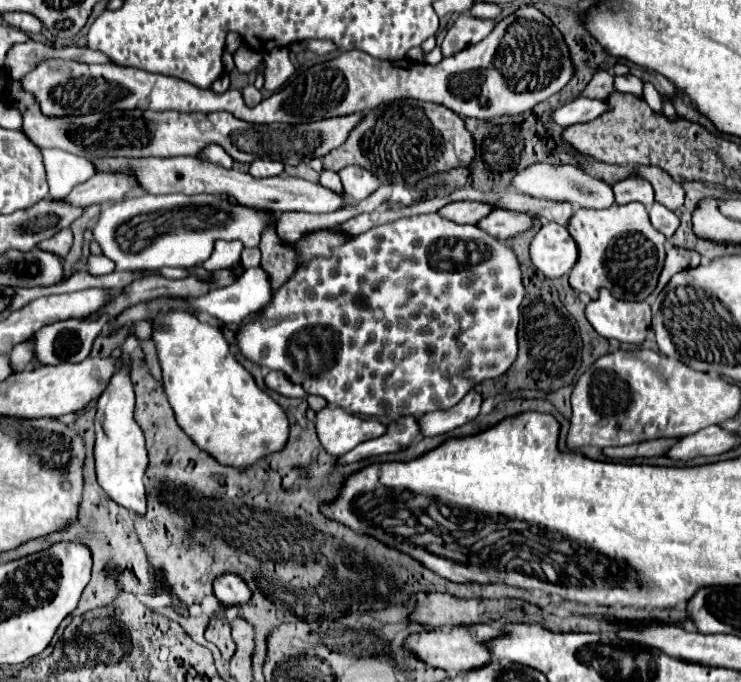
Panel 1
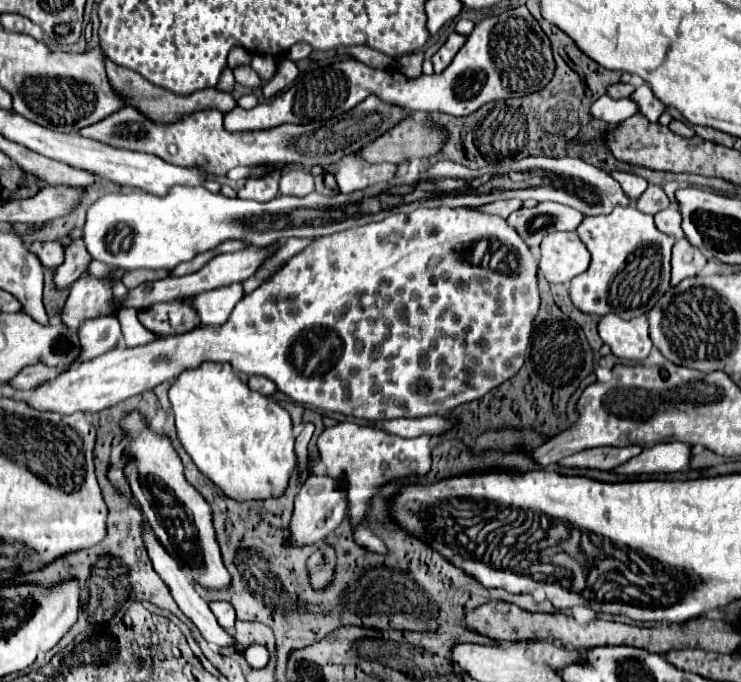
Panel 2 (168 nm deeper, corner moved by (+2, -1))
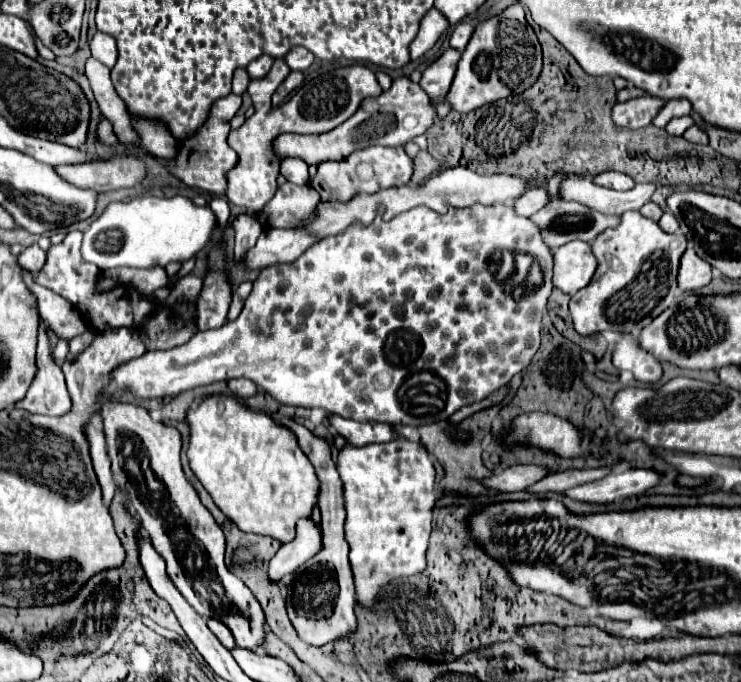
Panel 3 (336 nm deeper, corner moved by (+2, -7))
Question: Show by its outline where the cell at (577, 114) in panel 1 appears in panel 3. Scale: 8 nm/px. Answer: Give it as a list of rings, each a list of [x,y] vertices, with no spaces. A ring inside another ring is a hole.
[[[642,96],[628,102],[616,102],[612,108],[612,120],[620,128],[638,130],[652,122],[652,118],[658,114],[662,104],[664,100],[654,96]]]

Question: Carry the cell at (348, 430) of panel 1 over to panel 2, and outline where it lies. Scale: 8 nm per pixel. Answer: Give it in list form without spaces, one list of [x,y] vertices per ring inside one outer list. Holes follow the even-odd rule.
[[[340,422],[334,428],[326,428],[318,438],[320,460],[326,466],[326,474],[332,480],[342,480],[346,484],[346,502],[348,502],[348,520],[352,526],[354,542],[368,552],[388,554],[388,548],[382,538],[378,538],[368,526],[362,522],[368,518],[368,504],[376,494],[376,488],[396,480],[398,476],[426,476],[432,466],[432,448],[430,436],[418,438],[398,438],[394,434],[386,434],[374,426],[358,426],[352,422]]]

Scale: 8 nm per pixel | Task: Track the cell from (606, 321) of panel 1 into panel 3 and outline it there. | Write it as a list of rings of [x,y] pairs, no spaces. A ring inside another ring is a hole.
[[[620,334],[612,362],[618,370],[630,370],[640,382],[654,384],[662,376],[662,366],[658,364],[658,360],[650,352],[642,350],[638,338],[632,334]]]

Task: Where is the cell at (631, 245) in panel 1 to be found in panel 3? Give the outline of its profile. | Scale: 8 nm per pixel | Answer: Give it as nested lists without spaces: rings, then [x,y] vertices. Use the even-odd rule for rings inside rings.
[[[624,212],[622,220],[614,228],[606,228],[600,232],[596,240],[590,244],[592,252],[598,260],[598,270],[590,284],[578,290],[570,300],[570,314],[574,320],[574,328],[578,334],[594,334],[602,330],[614,332],[630,332],[640,334],[644,326],[650,324],[652,318],[662,314],[670,304],[674,304],[676,294],[676,274],[682,252],[686,250],[686,236],[666,234],[660,226],[640,212]],[[640,276],[640,290],[632,290],[634,278]],[[622,298],[630,300],[634,306],[622,306]],[[620,300],[620,306],[614,306]],[[640,304],[640,306],[636,306]]]

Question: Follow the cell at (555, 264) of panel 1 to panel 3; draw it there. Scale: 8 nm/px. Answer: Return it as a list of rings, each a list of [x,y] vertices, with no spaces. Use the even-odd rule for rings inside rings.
[[[572,240],[554,252],[554,286],[566,294],[584,288],[596,270],[590,244]]]

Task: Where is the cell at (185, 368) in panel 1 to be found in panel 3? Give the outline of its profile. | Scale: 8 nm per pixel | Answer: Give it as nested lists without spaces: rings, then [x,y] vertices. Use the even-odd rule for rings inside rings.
[[[232,394],[206,396],[196,408],[186,412],[186,422],[190,428],[190,444],[186,452],[190,468],[208,490],[216,506],[244,532],[266,534],[280,542],[292,540],[296,534],[294,524],[300,518],[310,516],[318,494],[318,478],[314,468],[308,464],[306,454],[298,448],[296,436],[270,414],[248,408]]]

